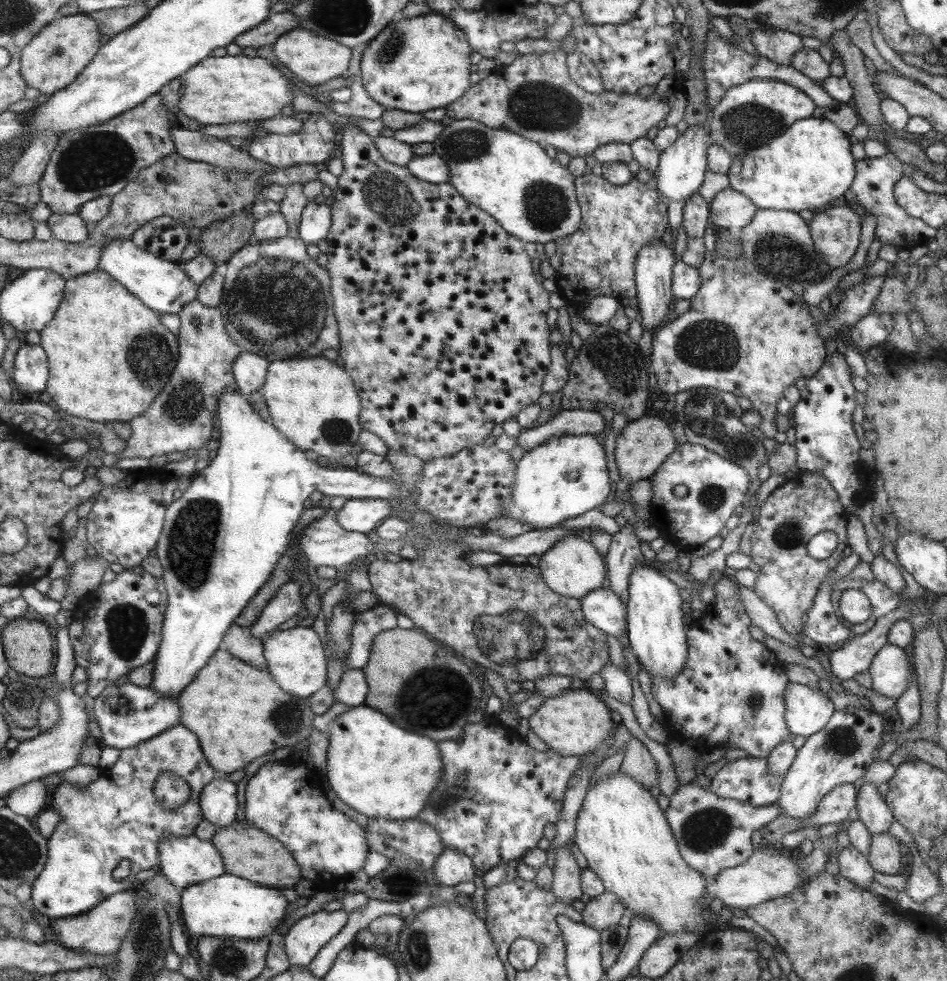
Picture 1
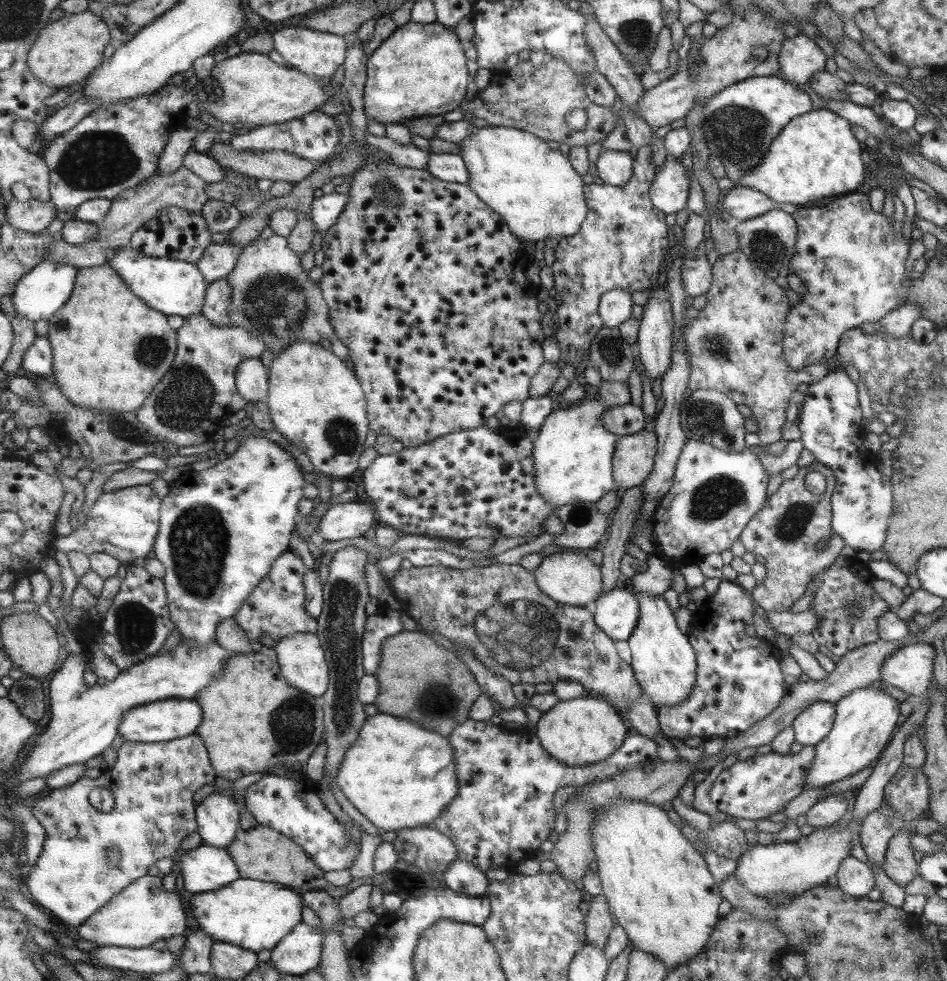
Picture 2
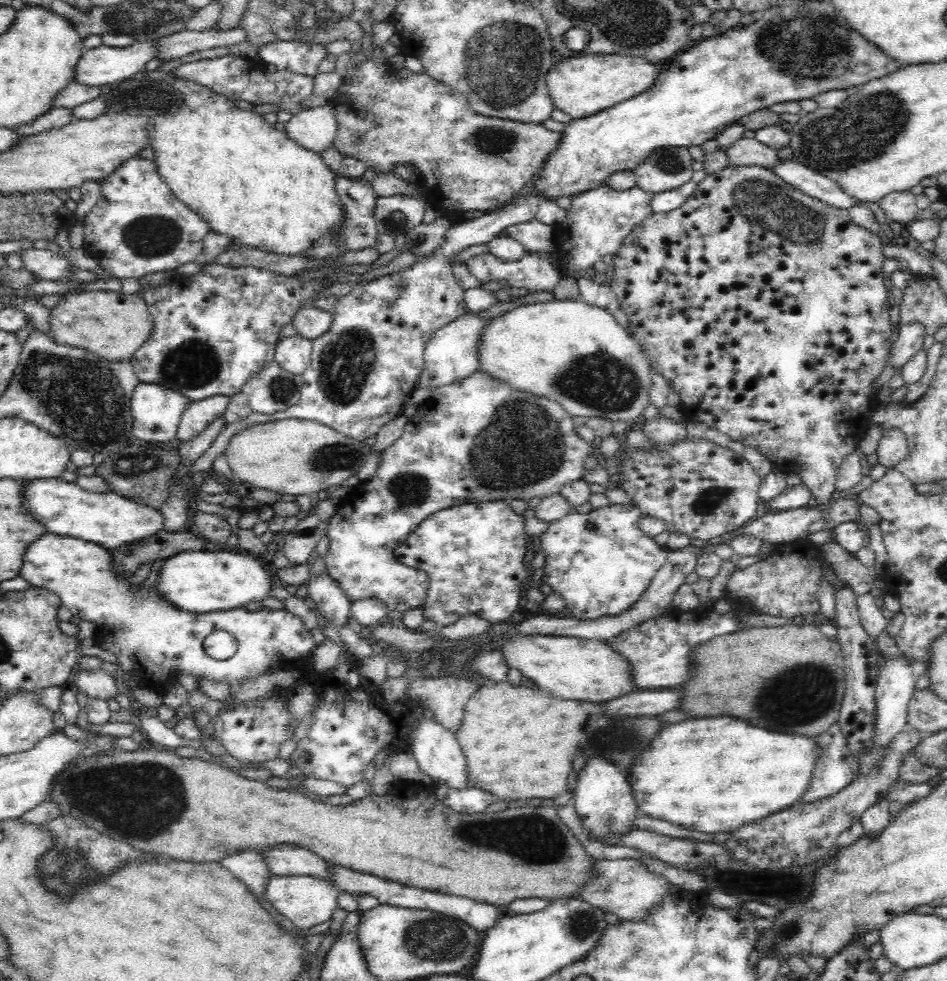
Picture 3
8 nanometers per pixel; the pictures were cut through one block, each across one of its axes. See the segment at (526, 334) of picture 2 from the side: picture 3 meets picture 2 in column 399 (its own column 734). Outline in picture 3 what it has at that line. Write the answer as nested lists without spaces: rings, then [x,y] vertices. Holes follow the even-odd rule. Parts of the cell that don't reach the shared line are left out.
[[[729,165],[723,168],[722,171],[716,171],[707,174],[703,180],[701,180],[697,186],[696,190],[688,199],[682,203],[682,206],[676,208],[671,212],[666,213],[653,213],[648,216],[645,220],[642,220],[633,230],[632,233],[624,239],[622,246],[616,254],[613,254],[613,263],[615,264],[615,271],[611,274],[610,278],[610,289],[617,296],[620,308],[622,312],[625,312],[627,316],[627,324],[629,327],[625,328],[631,339],[637,342],[638,348],[641,349],[641,353],[648,361],[650,366],[650,372],[654,374],[660,374],[668,386],[673,392],[676,392],[679,402],[679,408],[681,411],[681,416],[687,422],[700,422],[702,424],[707,424],[710,428],[715,428],[718,432],[726,434],[732,442],[740,442],[744,446],[754,447],[754,450],[758,450],[760,454],[764,454],[766,458],[774,466],[774,470],[780,474],[785,474],[788,472],[794,472],[800,477],[802,483],[810,489],[811,500],[815,503],[815,506],[819,508],[828,508],[830,506],[830,495],[835,490],[835,476],[842,465],[842,462],[850,456],[857,452],[857,444],[859,442],[858,434],[849,434],[848,432],[860,432],[864,430],[868,424],[870,424],[870,418],[856,418],[856,416],[868,416],[868,414],[874,414],[874,408],[870,408],[870,398],[876,396],[877,390],[874,388],[874,382],[880,378],[880,374],[884,372],[884,369],[888,366],[888,360],[890,356],[890,329],[892,323],[890,322],[890,309],[891,306],[888,302],[888,288],[884,283],[885,272],[884,272],[884,262],[886,262],[886,256],[884,255],[884,244],[882,243],[882,237],[879,233],[871,232],[866,228],[862,228],[855,224],[850,217],[848,210],[844,208],[838,208],[835,206],[830,206],[828,203],[814,198],[810,195],[800,192],[793,186],[786,184],[781,177],[778,177],[772,169],[762,168],[760,165]]]

